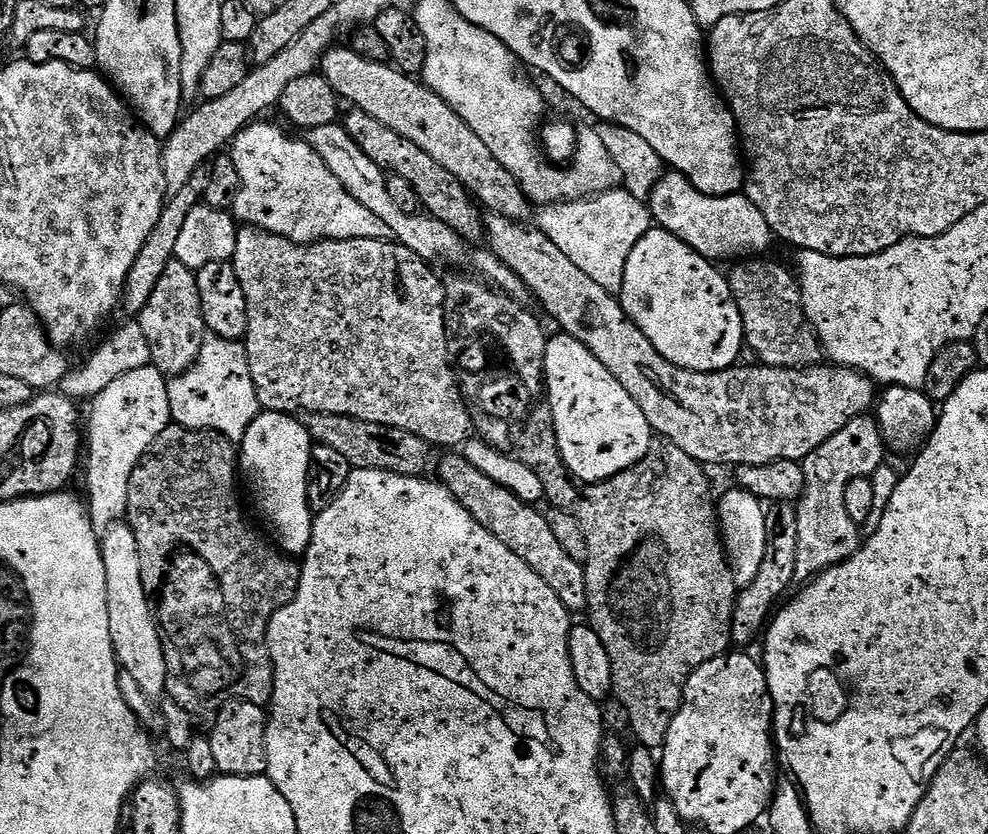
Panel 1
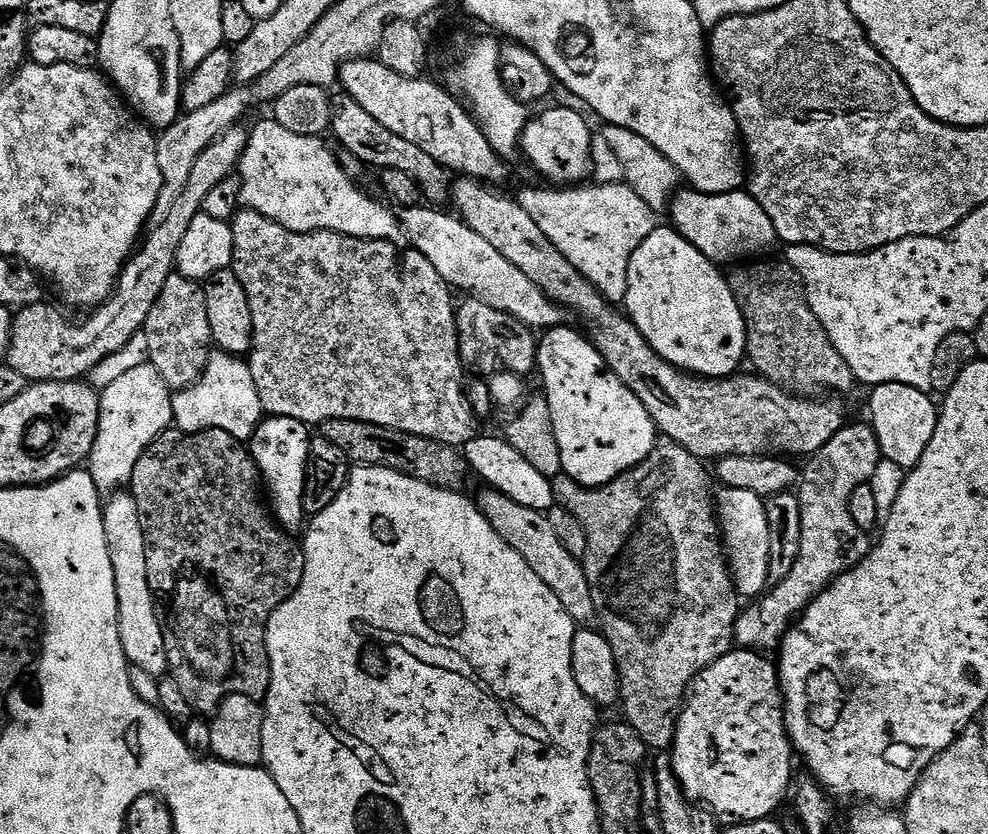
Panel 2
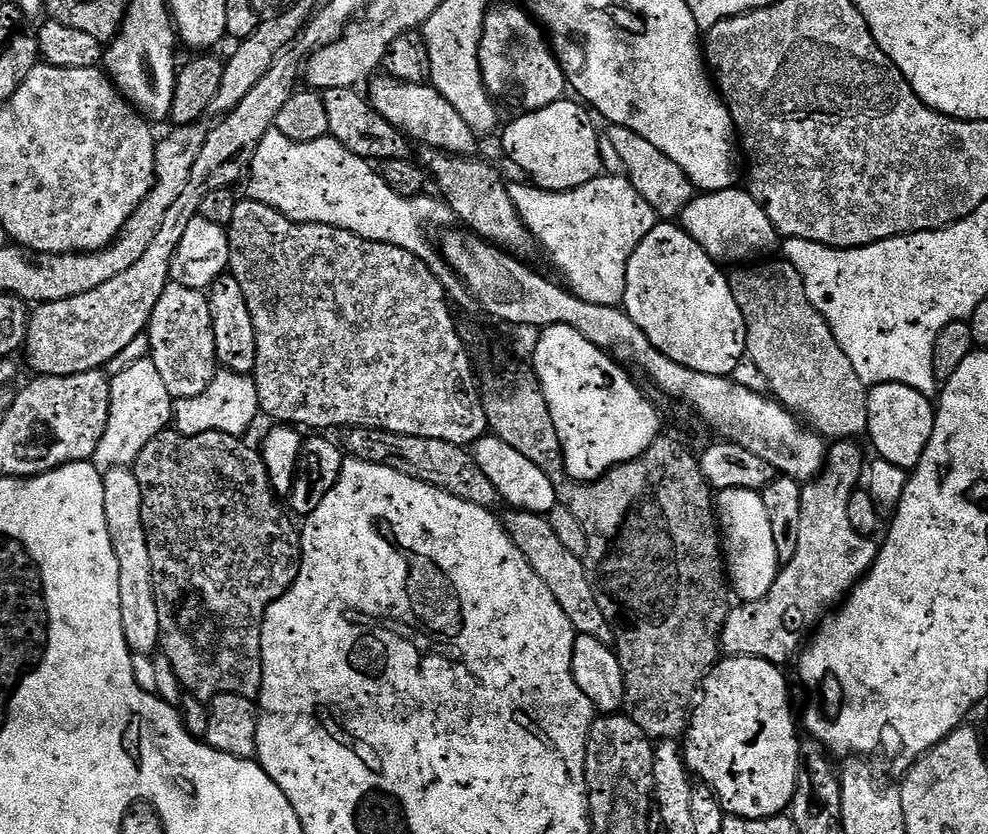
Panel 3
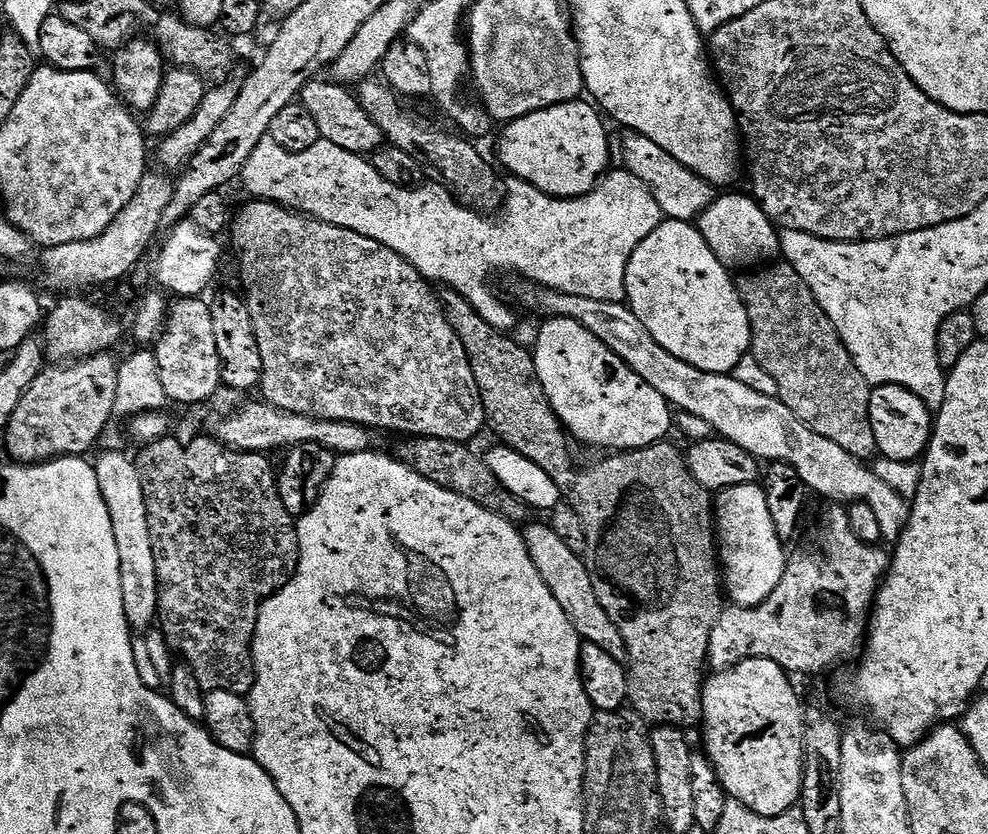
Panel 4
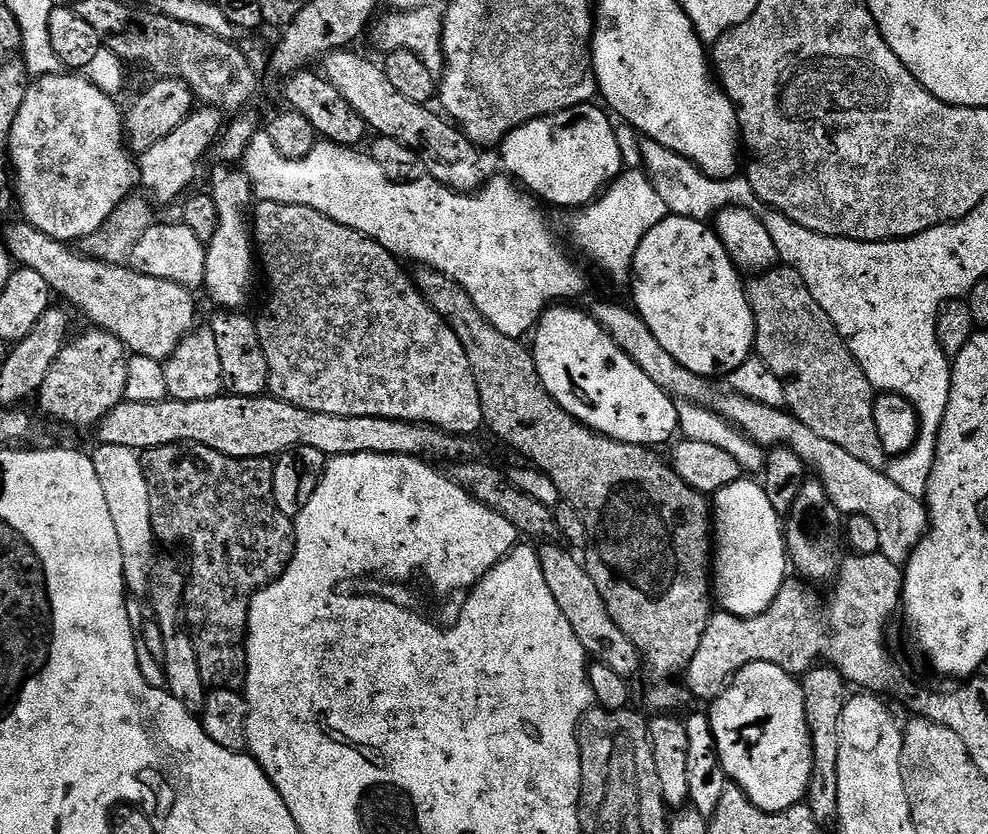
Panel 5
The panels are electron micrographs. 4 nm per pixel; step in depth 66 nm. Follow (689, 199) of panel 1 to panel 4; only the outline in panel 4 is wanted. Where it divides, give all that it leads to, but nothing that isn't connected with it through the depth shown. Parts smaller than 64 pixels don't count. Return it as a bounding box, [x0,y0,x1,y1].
[698,192,781,270]

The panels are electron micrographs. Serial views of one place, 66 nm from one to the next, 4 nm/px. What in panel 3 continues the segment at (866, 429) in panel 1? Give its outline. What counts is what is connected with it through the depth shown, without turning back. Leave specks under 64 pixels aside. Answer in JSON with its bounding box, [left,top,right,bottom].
[720,439,877,666]

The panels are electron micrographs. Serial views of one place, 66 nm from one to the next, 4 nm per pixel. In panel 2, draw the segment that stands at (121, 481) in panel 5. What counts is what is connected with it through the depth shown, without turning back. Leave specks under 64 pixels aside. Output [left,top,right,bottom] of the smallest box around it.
[103,490,169,678]

